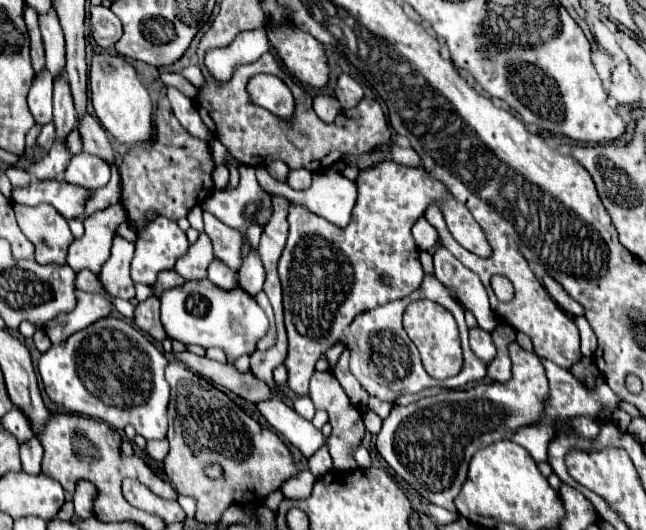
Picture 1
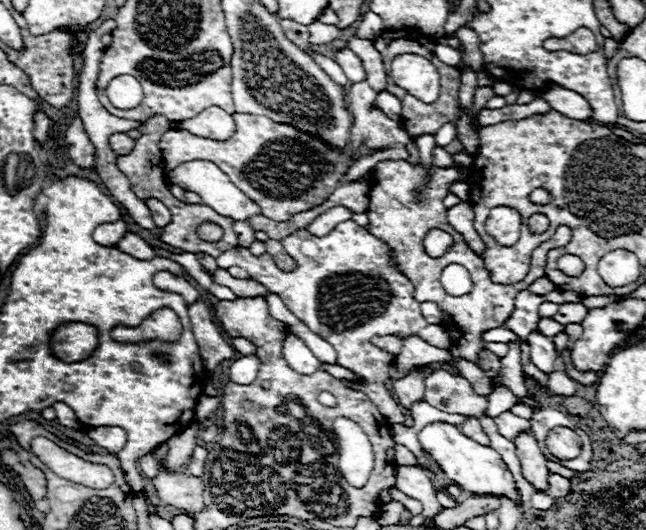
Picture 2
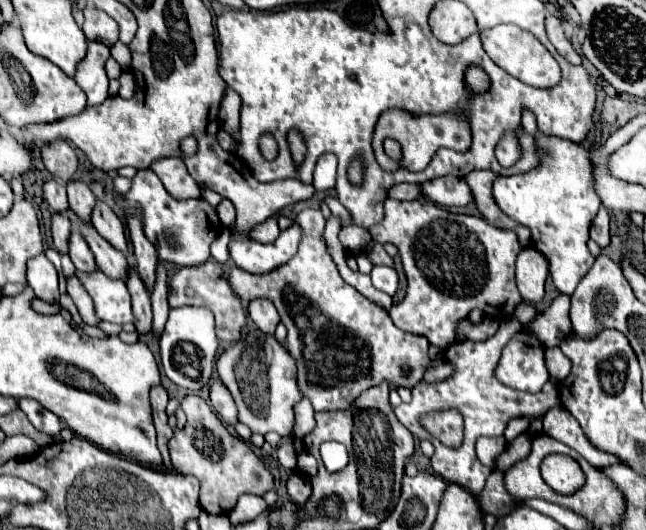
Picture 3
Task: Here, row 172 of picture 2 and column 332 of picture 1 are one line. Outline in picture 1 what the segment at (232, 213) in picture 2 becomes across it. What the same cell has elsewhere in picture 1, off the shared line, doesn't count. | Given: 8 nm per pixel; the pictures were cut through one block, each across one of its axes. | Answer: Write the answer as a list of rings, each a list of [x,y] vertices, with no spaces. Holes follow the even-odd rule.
[[[258,166],[256,168],[256,178],[258,178],[258,184],[268,192],[268,194],[274,194],[278,190],[278,194],[286,196],[290,202],[296,202],[298,206],[306,208],[308,212],[316,214],[316,216],[322,216],[326,218],[328,222],[332,222],[334,226],[338,228],[346,228],[348,222],[350,222],[350,214],[352,214],[352,208],[354,208],[354,202],[356,202],[356,182],[344,178],[340,172],[336,172],[334,168],[328,168],[324,172],[316,172],[314,174],[314,180],[312,180],[312,186],[306,188],[306,190],[292,190],[288,184],[282,184],[278,180],[274,180],[268,170],[264,166]]]

